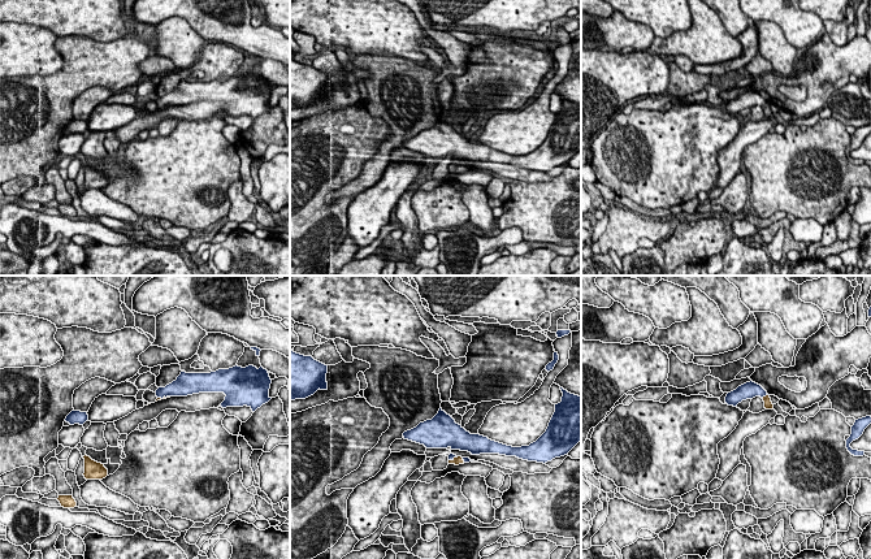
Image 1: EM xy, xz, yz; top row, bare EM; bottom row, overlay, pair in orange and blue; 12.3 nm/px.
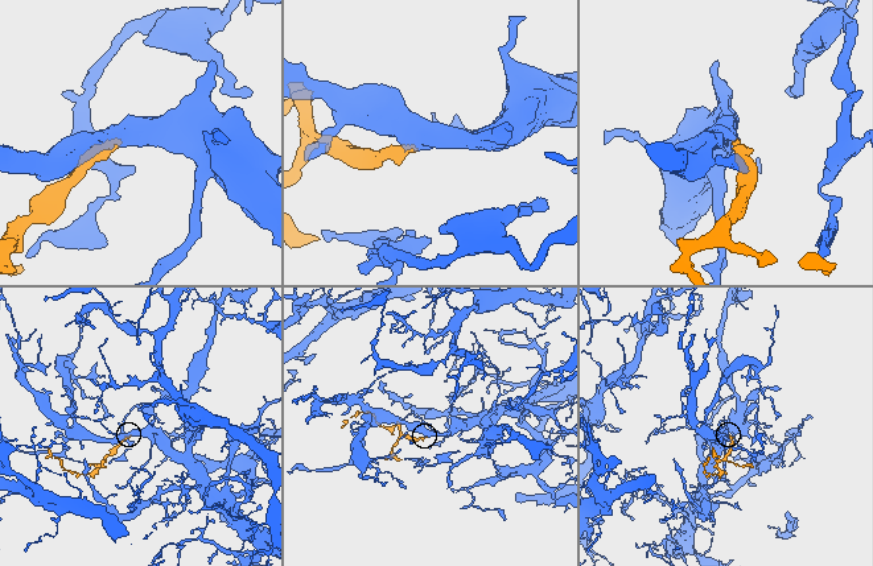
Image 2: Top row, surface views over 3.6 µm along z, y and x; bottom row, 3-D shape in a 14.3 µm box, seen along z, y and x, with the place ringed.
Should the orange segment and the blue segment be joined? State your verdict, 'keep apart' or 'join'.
join

